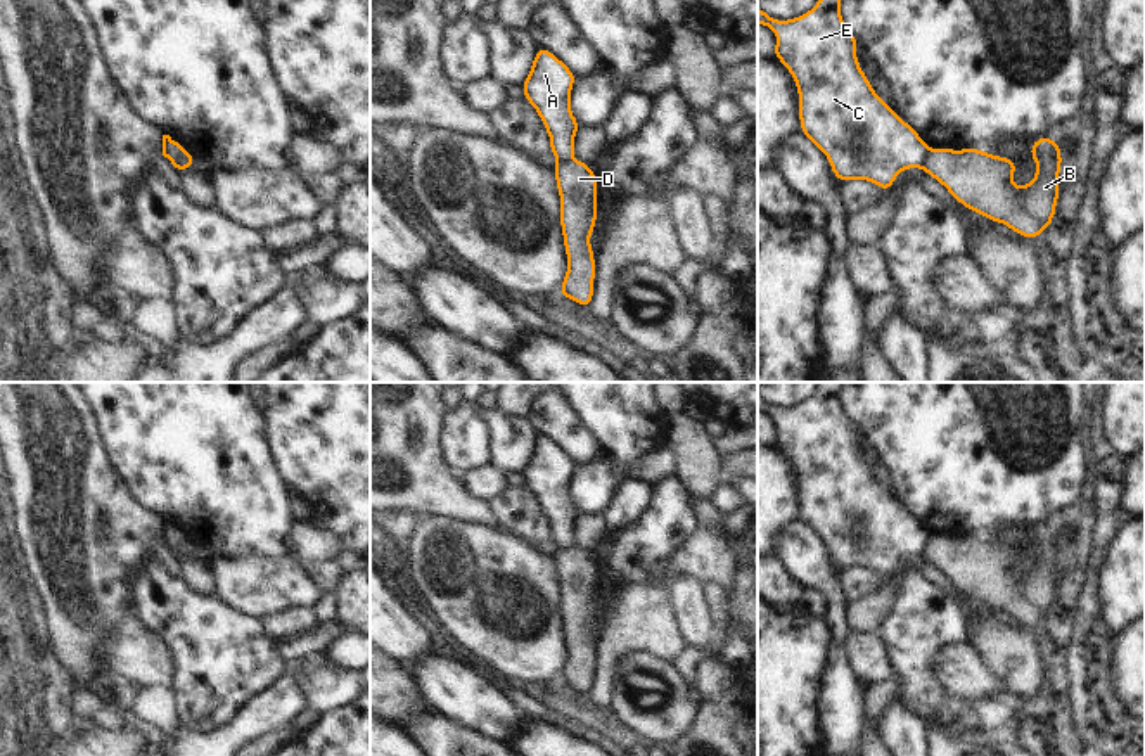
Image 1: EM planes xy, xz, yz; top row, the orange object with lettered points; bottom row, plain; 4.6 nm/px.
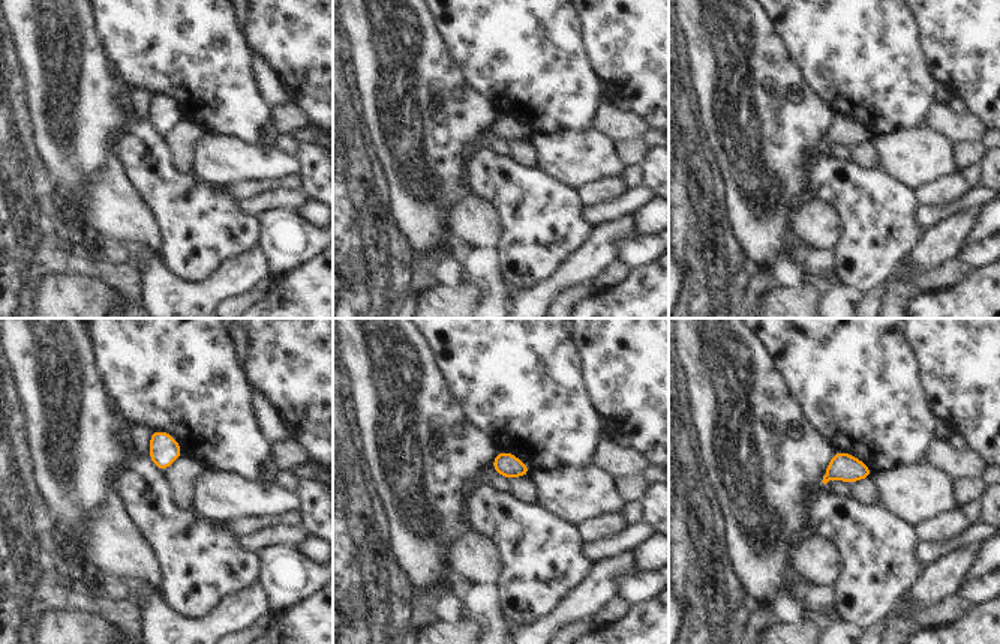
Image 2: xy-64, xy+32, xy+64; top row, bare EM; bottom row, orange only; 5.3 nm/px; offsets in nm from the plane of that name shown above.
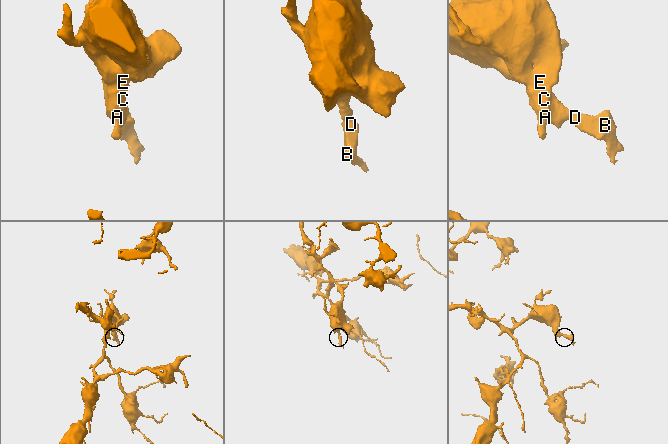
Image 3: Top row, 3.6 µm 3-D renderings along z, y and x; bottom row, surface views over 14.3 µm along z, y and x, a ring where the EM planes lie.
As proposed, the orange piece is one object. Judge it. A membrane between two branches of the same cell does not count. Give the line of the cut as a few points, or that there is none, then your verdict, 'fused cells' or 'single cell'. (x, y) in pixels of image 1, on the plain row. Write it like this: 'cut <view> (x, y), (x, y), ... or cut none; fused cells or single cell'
cut yz (929, 537), (921, 554); fused cells

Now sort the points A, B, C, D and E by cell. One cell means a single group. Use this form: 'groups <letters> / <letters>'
groups A C E / B D

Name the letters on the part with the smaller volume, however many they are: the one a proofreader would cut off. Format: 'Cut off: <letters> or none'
Cut off: B, D

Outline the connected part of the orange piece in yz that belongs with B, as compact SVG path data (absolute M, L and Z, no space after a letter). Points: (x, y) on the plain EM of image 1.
M1048 522L1029 536L1036 562L1029 573L1010 573L1017 548L982 536L929 536L922 552L963 595L1003 611L1020 625L1036 626L1053 609L1060 585L1060 531Z

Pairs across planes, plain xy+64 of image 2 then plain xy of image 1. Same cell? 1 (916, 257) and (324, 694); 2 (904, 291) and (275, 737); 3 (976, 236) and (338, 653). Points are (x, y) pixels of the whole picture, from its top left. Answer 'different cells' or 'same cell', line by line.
1: different cells
2: same cell
3: same cell

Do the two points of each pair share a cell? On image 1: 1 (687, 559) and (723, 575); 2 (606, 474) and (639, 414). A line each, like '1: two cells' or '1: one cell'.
1: one cell
2: one cell

